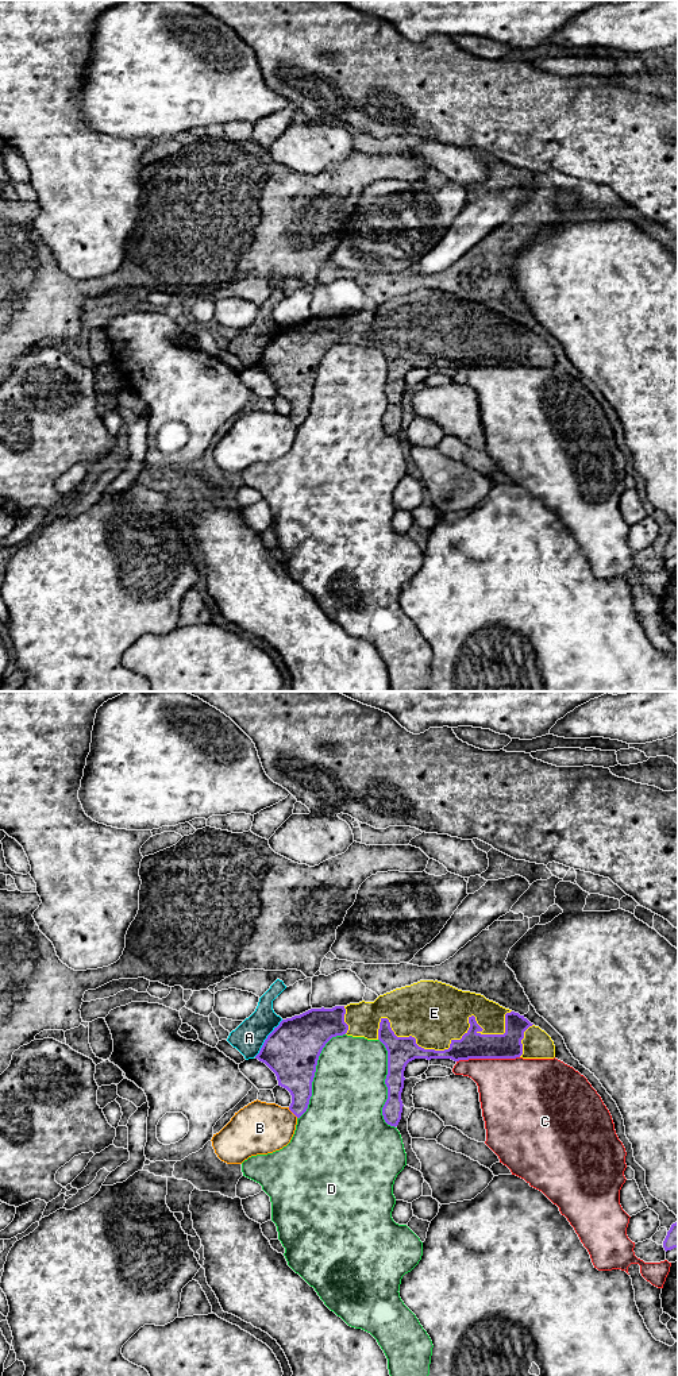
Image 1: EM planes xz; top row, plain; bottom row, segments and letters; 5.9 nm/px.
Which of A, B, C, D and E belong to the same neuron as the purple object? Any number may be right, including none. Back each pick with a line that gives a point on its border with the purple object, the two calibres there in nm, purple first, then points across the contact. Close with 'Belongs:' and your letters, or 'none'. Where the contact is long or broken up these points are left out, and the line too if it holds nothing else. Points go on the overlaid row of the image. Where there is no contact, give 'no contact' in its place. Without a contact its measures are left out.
E: contact xz (450, 1045); calibres 160 and 380 nm
Belongs: E

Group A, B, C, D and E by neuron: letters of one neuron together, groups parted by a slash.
A / B / C / D / E

